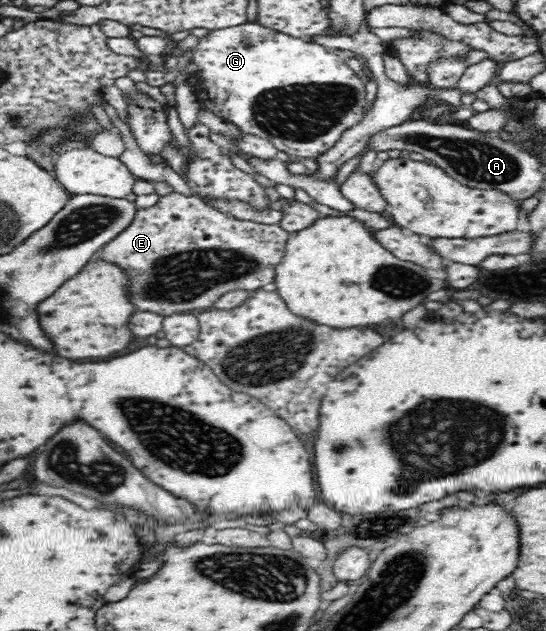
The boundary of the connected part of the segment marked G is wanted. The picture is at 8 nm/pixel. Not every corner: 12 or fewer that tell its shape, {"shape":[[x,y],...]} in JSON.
{"shape":[[247,21],[192,59],[202,109],[317,158],[364,119],[336,49]]}

